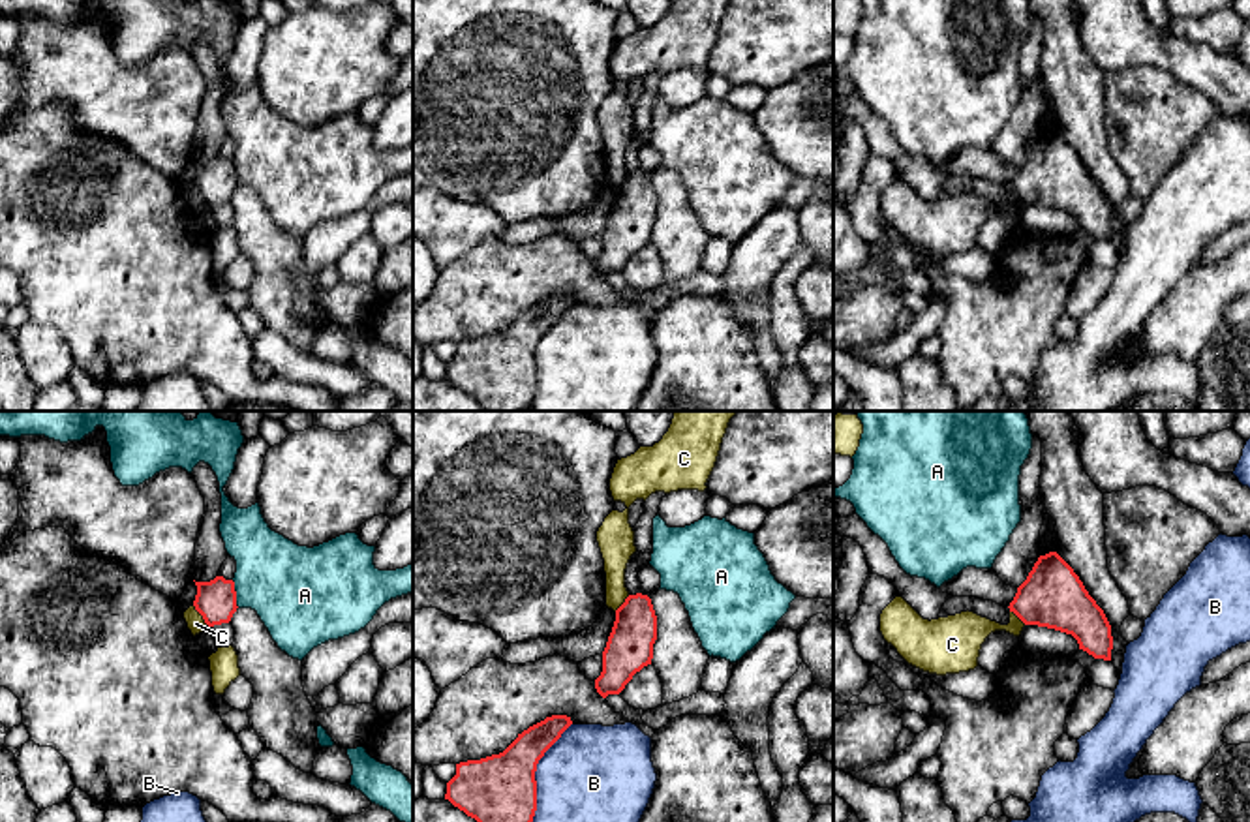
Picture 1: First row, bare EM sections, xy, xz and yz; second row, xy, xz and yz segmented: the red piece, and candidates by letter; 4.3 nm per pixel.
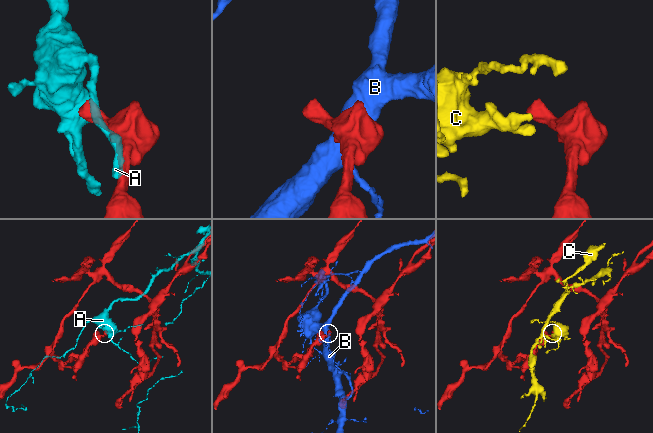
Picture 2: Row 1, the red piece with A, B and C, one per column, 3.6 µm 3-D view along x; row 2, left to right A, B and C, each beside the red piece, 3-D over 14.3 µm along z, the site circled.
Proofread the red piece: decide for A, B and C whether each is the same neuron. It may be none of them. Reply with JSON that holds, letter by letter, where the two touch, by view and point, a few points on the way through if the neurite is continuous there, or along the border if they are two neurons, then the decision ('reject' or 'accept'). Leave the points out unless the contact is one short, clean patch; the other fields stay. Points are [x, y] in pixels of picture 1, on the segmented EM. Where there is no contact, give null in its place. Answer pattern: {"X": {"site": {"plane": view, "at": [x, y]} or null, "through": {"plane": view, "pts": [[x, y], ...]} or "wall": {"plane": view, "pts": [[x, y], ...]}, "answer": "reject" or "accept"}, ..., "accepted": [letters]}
{"A": {"site": {"plane": "xy", "at": [235, 593]}, "wall": {"plane": "xy", "pts": [[231, 580], [239, 607]]}, "answer": "reject"}, "B": {"site": {"plane": "xz", "at": [535, 770]}, "answer": "reject"}, "C": {"site": {"plane": "xy", "at": [199, 612]}, "wall": {"plane": "xy", "pts": [[194, 605], [207, 624]]}, "answer": "reject"}, "accepted": []}

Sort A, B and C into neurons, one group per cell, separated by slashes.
A / B / C

